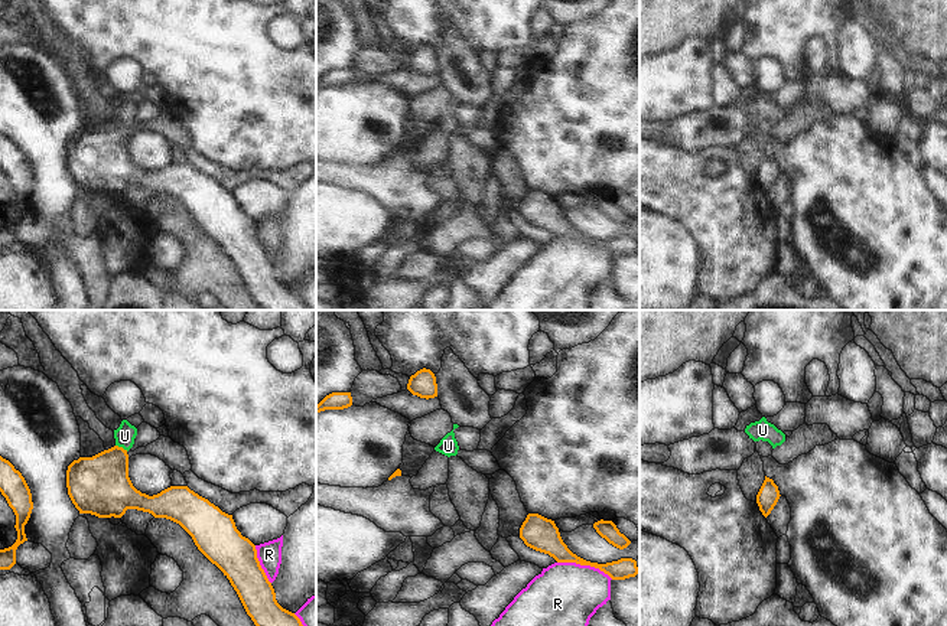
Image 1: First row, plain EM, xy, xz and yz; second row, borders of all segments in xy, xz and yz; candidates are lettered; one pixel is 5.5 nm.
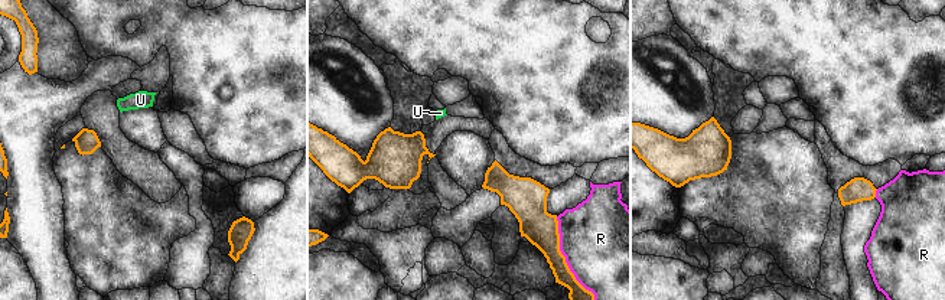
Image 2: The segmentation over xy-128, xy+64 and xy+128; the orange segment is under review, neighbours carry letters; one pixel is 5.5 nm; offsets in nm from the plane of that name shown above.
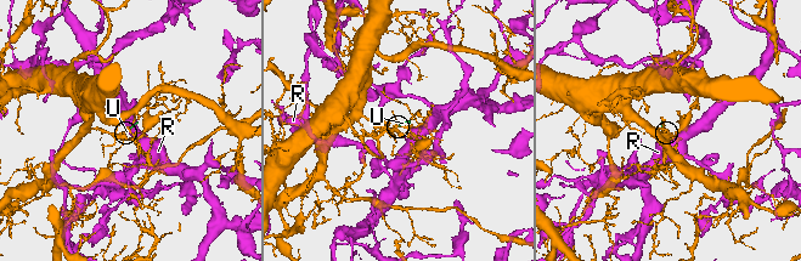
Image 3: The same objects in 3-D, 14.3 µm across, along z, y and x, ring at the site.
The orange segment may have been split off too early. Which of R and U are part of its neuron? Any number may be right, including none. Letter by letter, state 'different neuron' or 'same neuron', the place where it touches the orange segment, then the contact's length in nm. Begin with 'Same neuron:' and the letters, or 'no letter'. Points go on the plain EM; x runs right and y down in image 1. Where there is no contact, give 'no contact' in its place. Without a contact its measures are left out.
Same neuron: no letter
R: different neuron; contact xz (585, 241); length 320 nm
U: different neuron; contact xy (121, 124); length 80 nm

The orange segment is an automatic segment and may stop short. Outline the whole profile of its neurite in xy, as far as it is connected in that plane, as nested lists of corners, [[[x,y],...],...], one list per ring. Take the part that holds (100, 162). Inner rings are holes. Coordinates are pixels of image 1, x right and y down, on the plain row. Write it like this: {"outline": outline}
{"outline": [[[123,124],[74,137],[66,147],[66,164],[79,190],[121,195],[127,186],[137,186],[179,200],[230,257],[263,310],[310,310],[294,290],[277,280],[256,222],[241,212],[232,192],[188,163],[170,163],[153,173],[141,170],[128,154],[128,131]]]}

